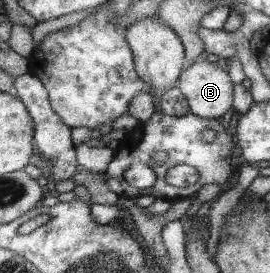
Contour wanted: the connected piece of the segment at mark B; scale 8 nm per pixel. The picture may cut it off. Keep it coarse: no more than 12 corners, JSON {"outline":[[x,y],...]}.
{"outline":[[201,59],[178,87],[191,112],[225,120],[234,83],[227,68]]}

